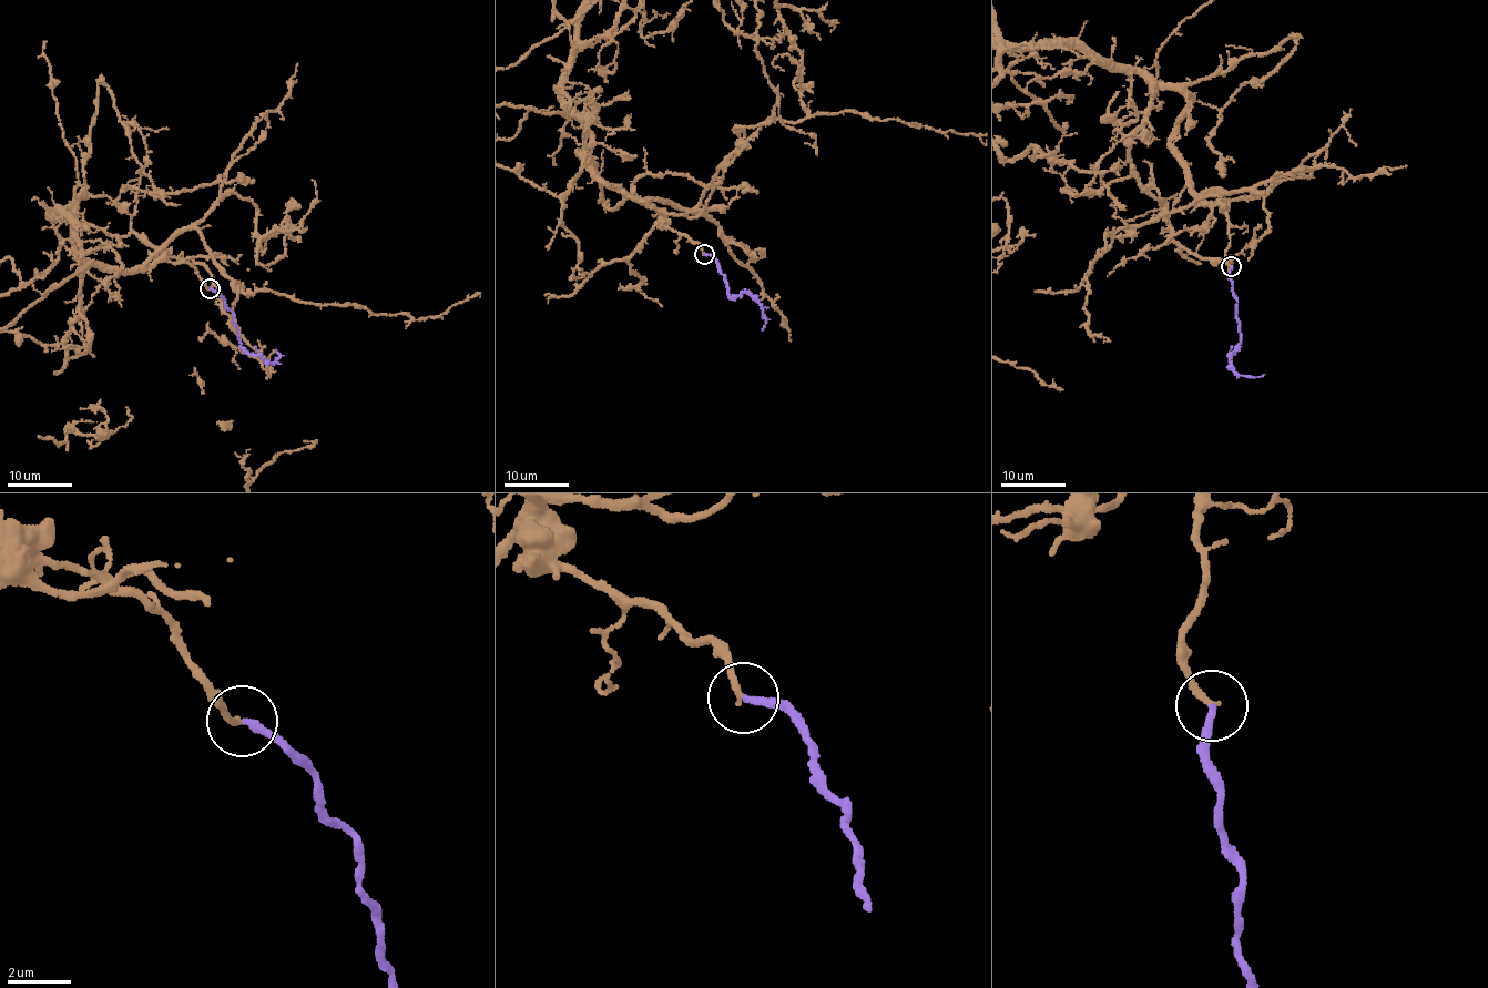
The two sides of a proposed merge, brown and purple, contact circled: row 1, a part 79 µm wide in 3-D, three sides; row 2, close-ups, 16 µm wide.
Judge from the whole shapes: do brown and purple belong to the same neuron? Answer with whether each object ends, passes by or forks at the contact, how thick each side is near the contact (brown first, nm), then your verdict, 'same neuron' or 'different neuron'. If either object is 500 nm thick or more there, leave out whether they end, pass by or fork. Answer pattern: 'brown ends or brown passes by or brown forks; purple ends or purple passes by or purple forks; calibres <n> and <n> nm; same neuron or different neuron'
brown ends; purple ends; calibres 200 and 240 nm; same neuron

